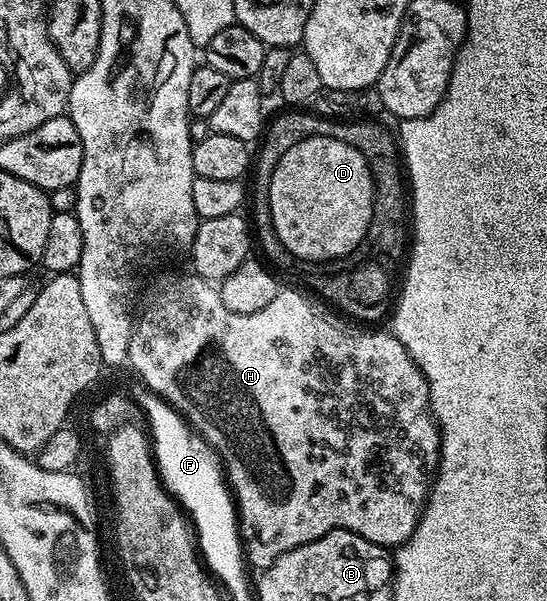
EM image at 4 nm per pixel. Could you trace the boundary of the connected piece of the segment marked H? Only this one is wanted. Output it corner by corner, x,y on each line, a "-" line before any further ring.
195,274
187,275
188,276
176,276
173,280
166,281
165,284
153,294
152,301
144,308
144,313
142,313
141,316
139,313
138,319
135,321
132,329
132,337
129,340
128,364
130,368
133,368
133,370
140,375
139,383
143,385
143,387
149,388
150,391
160,396
165,403
175,408
184,420
195,429
199,438
216,452
223,471
226,473
226,480
230,485
231,495
234,497
235,506
238,509
239,531
242,537
243,547
246,549
247,563
251,565
252,568
253,566
256,567
256,570
268,568
282,554
286,554
298,546
309,544
318,538
322,538
322,534
326,534
332,528
345,528
389,550
406,543
410,538
410,534
414,534
414,530
420,521
420,515
424,512
424,503
428,501
430,481
433,479
437,464
440,463
440,427
436,425
436,419
432,416
432,407
428,404
426,378
420,373
418,366
410,358
410,354
406,354
406,346
402,346
402,342
398,342
398,338
393,336
391,331
388,330
384,330
384,332
343,332
342,329
335,328
322,313
316,312
315,306
312,305
302,293
295,292
294,289
288,287
281,290
267,306
262,306
262,310
254,310
254,314
234,314
234,310
226,310
226,306
222,306
220,289
213,281
203,280
202,277

